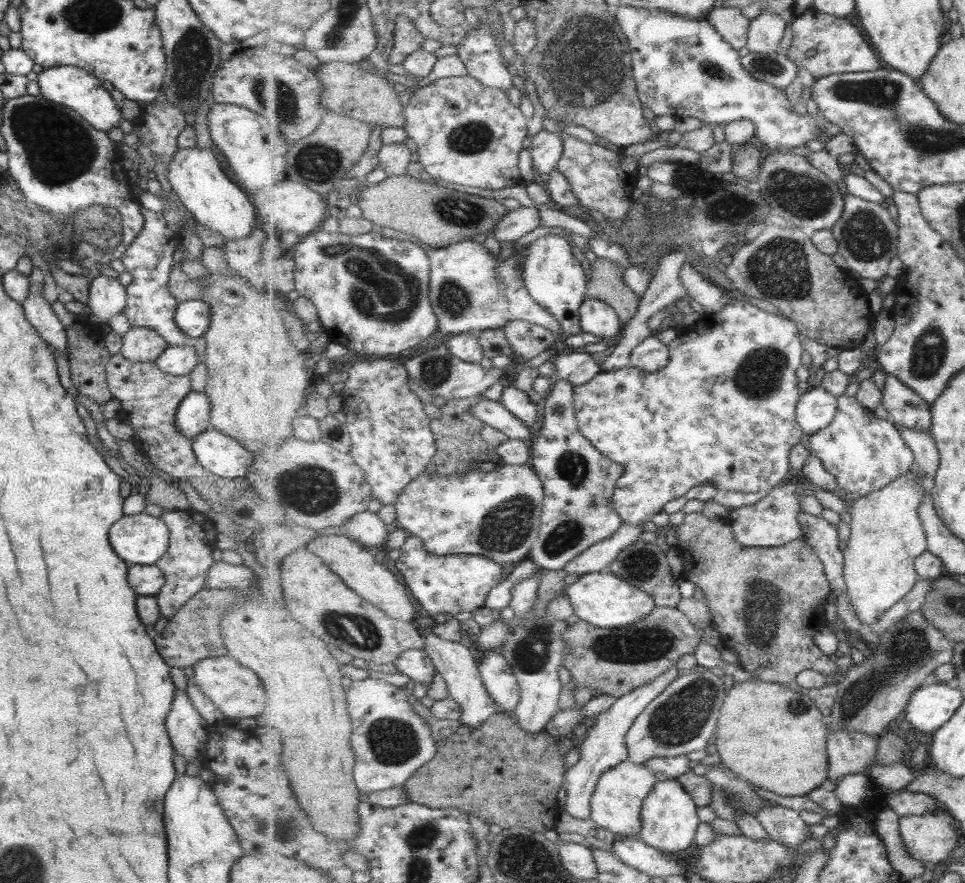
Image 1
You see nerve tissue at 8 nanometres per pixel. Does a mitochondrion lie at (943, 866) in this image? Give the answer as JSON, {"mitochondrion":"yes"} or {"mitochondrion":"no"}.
{"mitochondrion":"no"}

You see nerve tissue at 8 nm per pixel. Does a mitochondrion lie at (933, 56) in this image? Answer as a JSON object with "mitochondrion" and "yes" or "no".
{"mitochondrion":"no"}

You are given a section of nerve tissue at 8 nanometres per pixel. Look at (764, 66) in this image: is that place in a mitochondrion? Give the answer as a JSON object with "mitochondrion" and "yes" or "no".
{"mitochondrion":"yes"}

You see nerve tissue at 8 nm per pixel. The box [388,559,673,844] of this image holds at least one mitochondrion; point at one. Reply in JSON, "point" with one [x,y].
{"point":[530,654]}

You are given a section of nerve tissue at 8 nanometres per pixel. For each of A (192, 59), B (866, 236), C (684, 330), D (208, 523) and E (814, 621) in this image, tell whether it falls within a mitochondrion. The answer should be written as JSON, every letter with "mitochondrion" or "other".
{"A":"mitochondrion","B":"mitochondrion","C":"other","D":"other","E":"other"}

